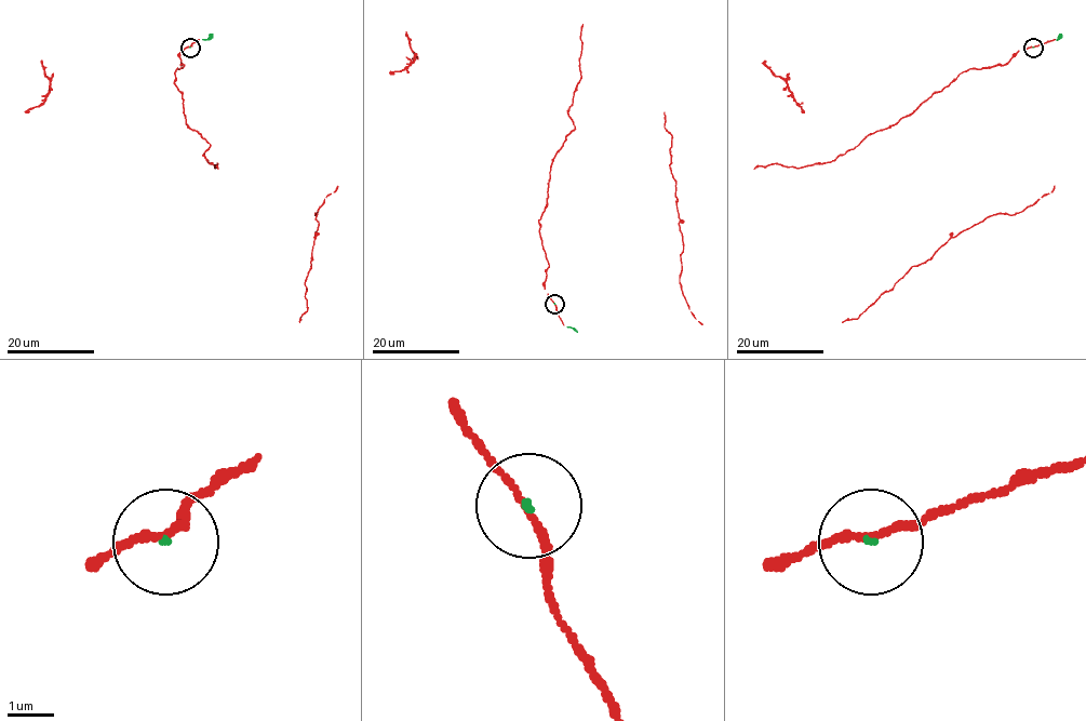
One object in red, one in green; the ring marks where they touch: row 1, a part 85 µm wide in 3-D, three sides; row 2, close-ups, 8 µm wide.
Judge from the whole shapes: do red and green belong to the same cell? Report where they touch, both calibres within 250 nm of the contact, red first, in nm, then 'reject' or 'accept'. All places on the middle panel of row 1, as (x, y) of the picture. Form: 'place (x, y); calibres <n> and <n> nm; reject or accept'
place (554, 304); calibres 140 and 70 nm; accept

